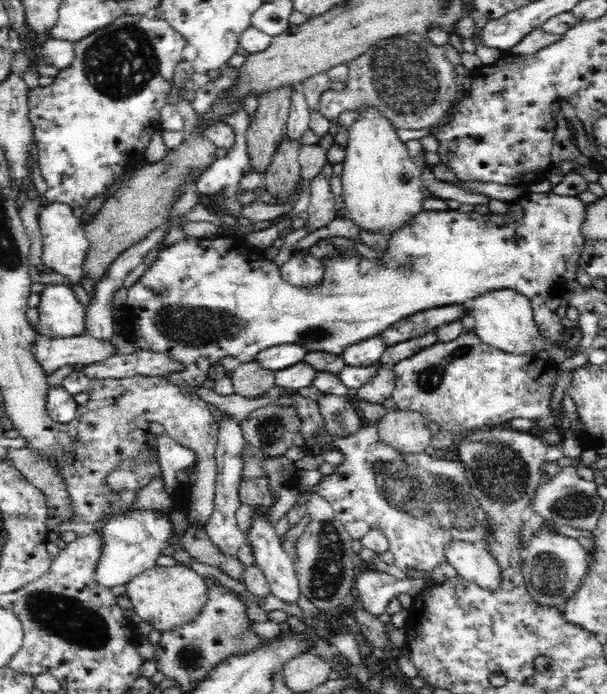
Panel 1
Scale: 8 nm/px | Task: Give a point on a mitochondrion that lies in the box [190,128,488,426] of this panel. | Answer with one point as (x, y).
(428, 380)

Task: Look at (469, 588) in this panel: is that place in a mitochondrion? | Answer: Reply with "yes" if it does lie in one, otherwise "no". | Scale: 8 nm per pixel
no

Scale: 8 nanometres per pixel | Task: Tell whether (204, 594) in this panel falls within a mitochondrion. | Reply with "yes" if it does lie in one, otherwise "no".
no

